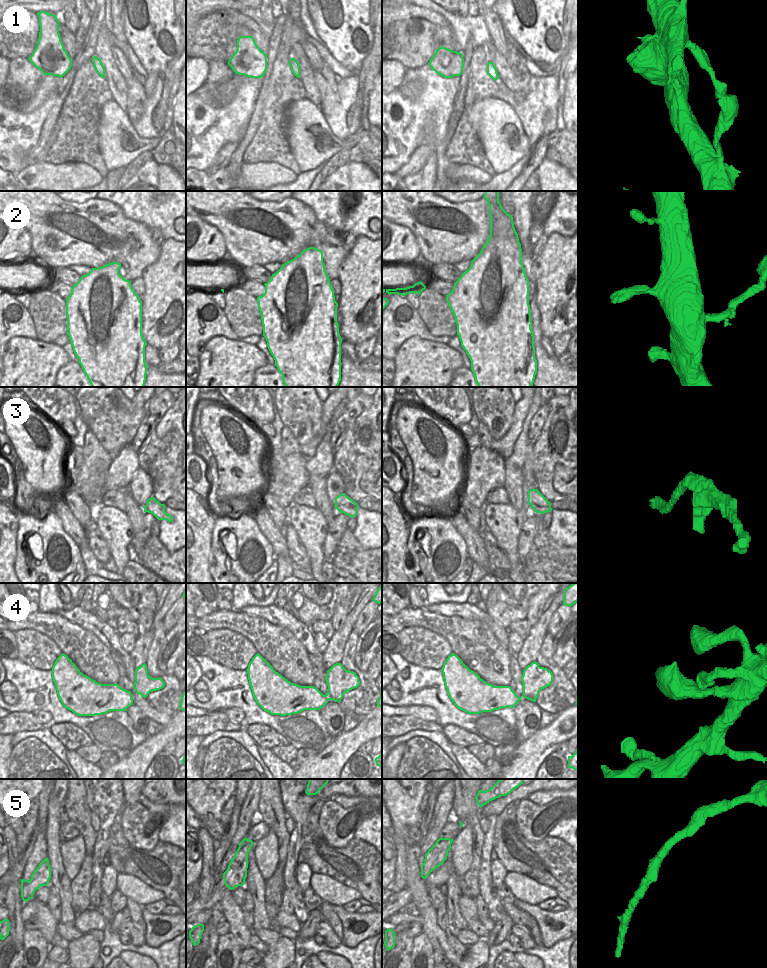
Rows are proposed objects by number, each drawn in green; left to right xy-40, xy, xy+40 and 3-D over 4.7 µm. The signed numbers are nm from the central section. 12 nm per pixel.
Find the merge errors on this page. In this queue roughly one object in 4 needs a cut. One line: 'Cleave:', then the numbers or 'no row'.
Cleave: 3, 5

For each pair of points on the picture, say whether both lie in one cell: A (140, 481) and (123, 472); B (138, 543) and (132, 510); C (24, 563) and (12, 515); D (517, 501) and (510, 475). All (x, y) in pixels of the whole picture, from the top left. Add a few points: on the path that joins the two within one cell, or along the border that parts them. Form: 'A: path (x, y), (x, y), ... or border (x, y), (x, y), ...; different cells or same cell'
A: border (138, 467), (127, 489); different cells
B: path (137, 535), (136, 518); same cell
C: border (20, 512), (16, 537), (16, 556); different cells
D: path (515, 495), (513, 481); same cell

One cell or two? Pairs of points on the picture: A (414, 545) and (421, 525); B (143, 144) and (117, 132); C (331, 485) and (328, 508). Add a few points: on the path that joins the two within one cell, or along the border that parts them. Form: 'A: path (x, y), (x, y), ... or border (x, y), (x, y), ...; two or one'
A: path (413, 540), (416, 528); one
B: path (136, 145), (128, 145), (122, 139); one
C: border (325, 477), (326, 495), (333, 506); two

